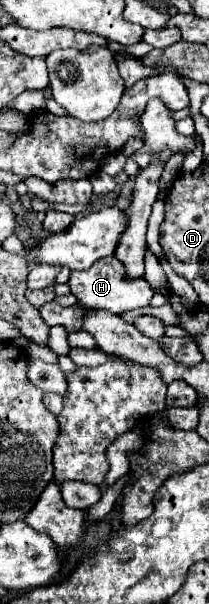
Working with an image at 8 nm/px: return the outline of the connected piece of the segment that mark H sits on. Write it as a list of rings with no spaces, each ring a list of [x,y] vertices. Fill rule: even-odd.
[[[107,256],[107,258],[97,260],[89,270],[71,272],[67,284],[71,288],[71,294],[79,300],[79,304],[83,304],[87,308],[97,308],[97,310],[99,308],[109,310],[113,314],[123,314],[129,310],[145,308],[145,306],[149,306],[149,300],[155,294],[143,278],[141,280],[125,278],[125,270],[121,268],[121,262],[117,262],[115,256]]]

